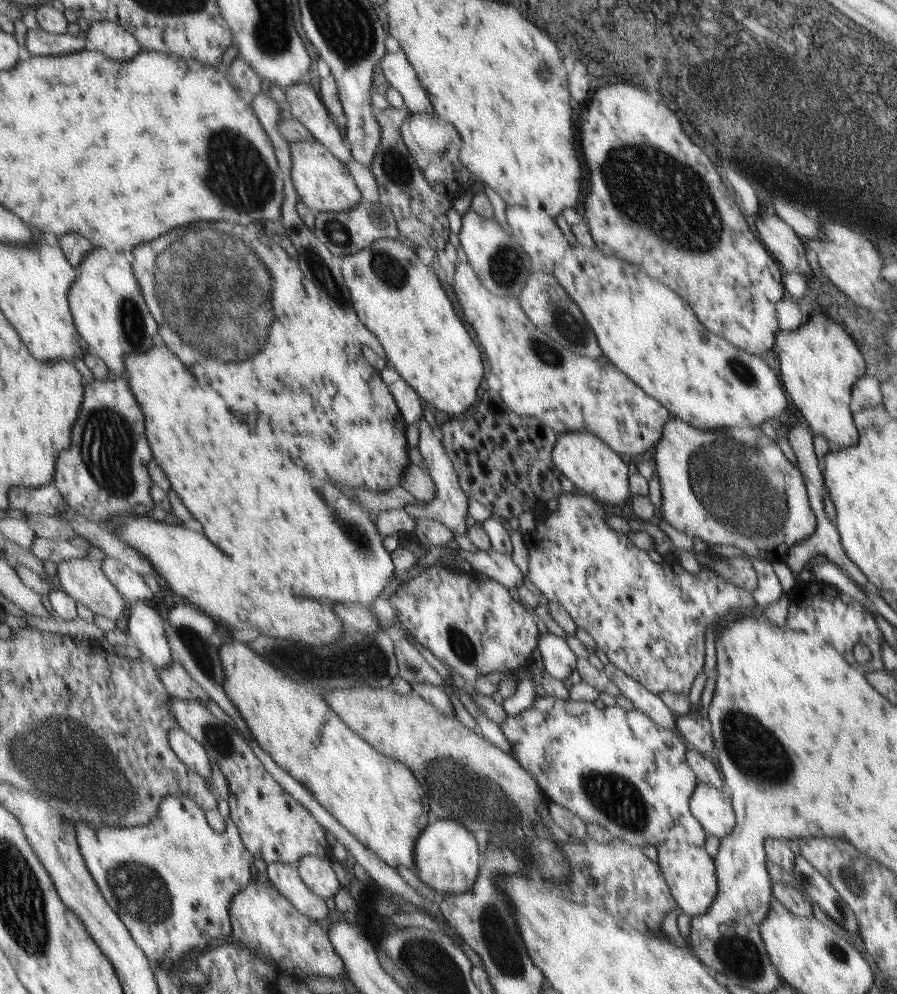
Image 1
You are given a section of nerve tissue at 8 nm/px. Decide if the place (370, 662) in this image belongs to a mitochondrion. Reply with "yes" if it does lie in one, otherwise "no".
yes

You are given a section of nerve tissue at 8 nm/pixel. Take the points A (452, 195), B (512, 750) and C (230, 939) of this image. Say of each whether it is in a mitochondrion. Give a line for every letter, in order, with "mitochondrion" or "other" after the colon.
A: other
B: other
C: other

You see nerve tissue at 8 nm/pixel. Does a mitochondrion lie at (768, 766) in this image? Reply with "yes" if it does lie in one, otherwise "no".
yes

